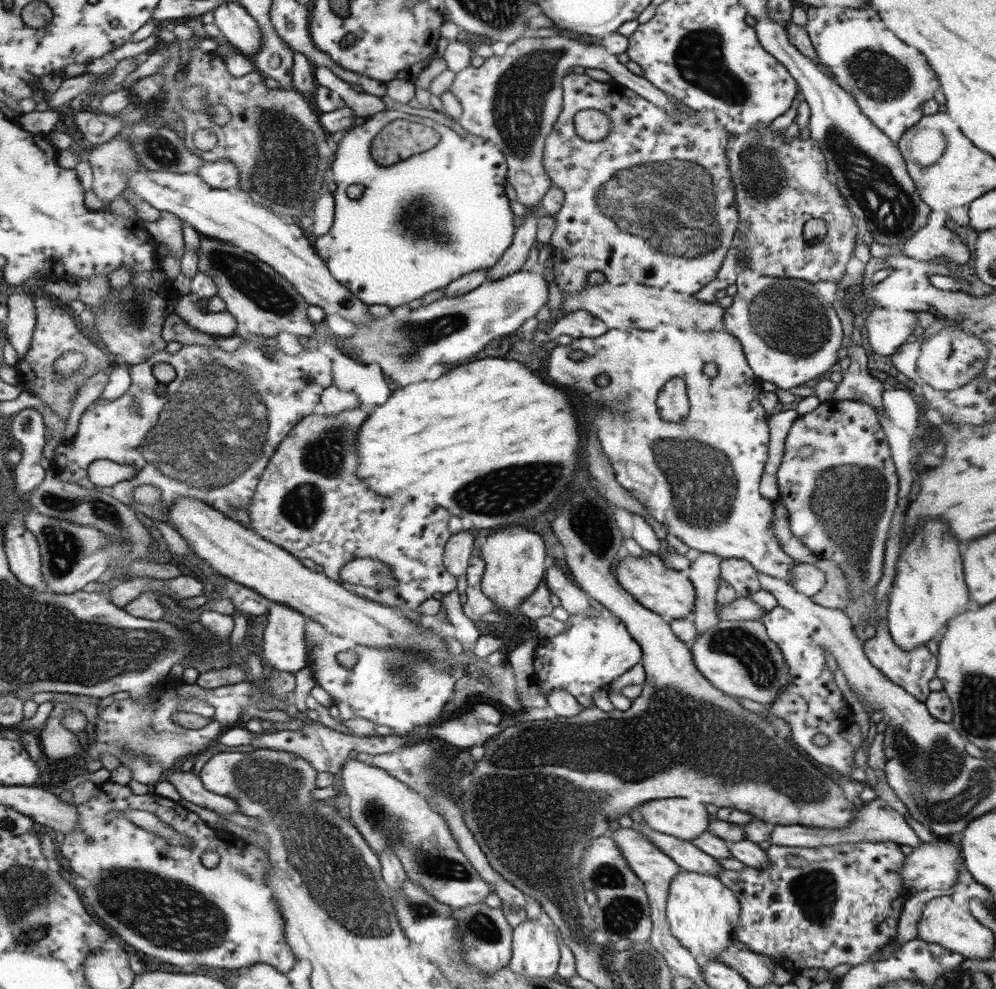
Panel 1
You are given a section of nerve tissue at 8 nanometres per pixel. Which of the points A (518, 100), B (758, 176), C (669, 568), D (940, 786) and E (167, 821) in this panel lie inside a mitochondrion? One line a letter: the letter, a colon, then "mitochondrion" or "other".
A: mitochondrion
B: mitochondrion
C: other
D: mitochondrion
E: other

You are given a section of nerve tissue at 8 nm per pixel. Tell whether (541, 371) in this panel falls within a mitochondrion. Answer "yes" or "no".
no

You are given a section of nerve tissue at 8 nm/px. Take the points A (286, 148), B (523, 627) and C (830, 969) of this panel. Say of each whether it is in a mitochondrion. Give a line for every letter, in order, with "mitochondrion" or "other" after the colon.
A: mitochondrion
B: other
C: other

